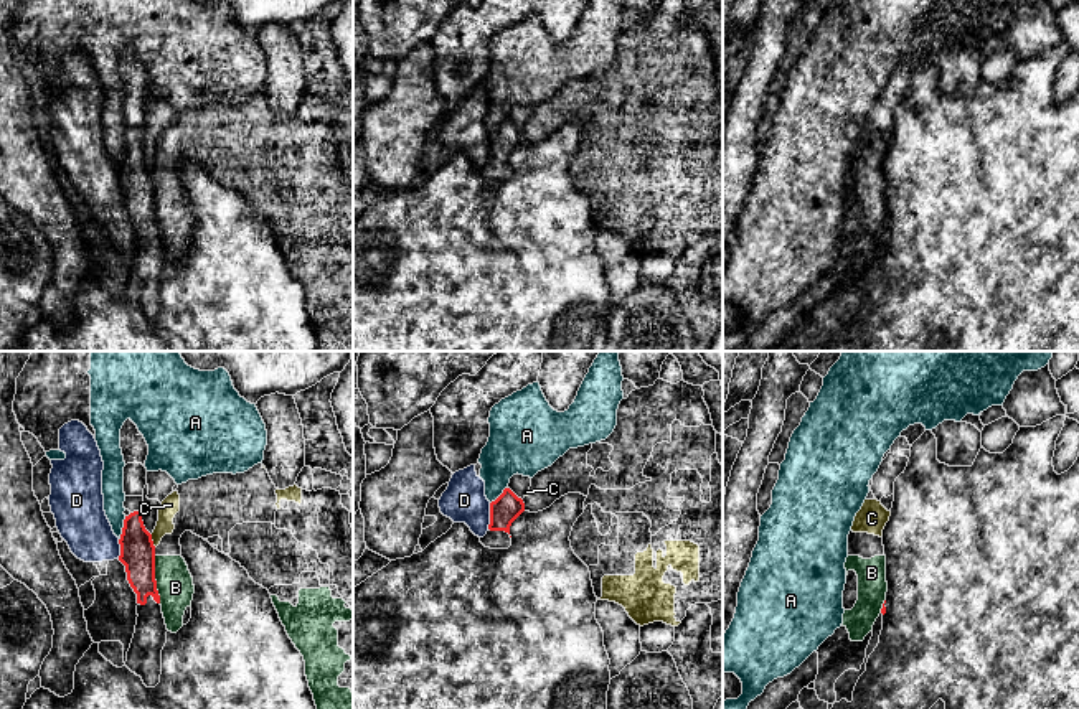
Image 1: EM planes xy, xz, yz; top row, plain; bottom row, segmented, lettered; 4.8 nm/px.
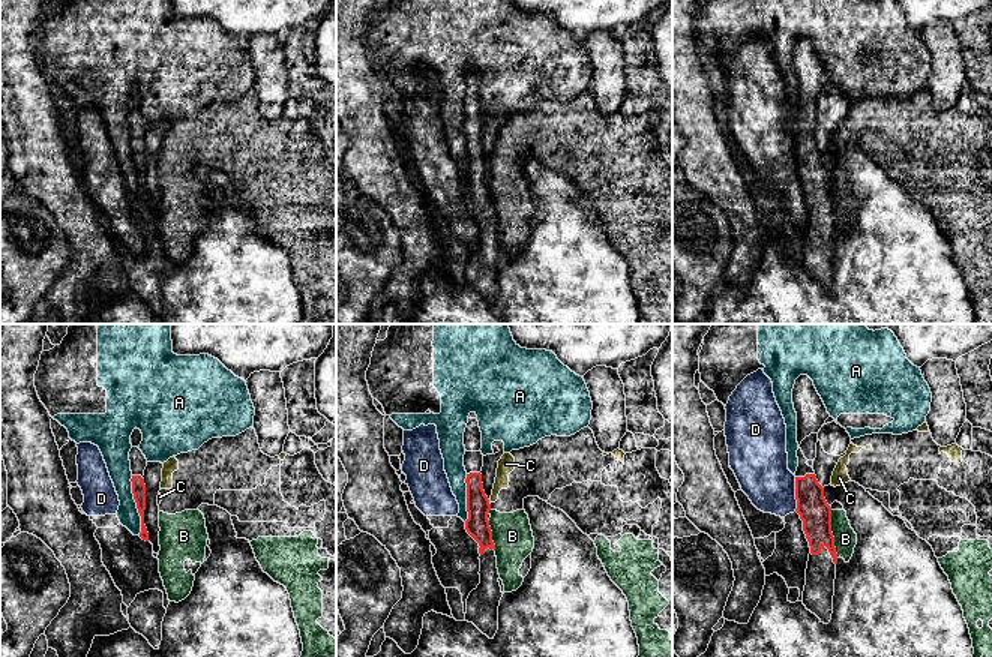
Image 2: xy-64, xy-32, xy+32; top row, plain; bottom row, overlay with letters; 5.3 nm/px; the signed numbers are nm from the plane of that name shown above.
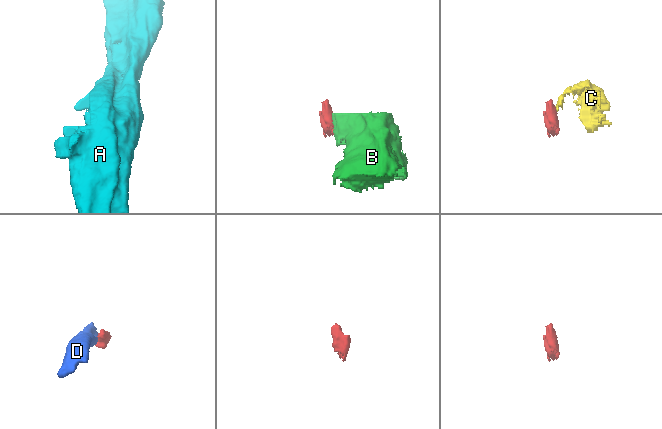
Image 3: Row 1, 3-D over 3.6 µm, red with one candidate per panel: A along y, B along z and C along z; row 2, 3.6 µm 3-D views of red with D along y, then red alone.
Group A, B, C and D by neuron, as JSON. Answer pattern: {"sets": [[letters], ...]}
{"sets": [["A"], ["B", "C"], ["D"]]}

